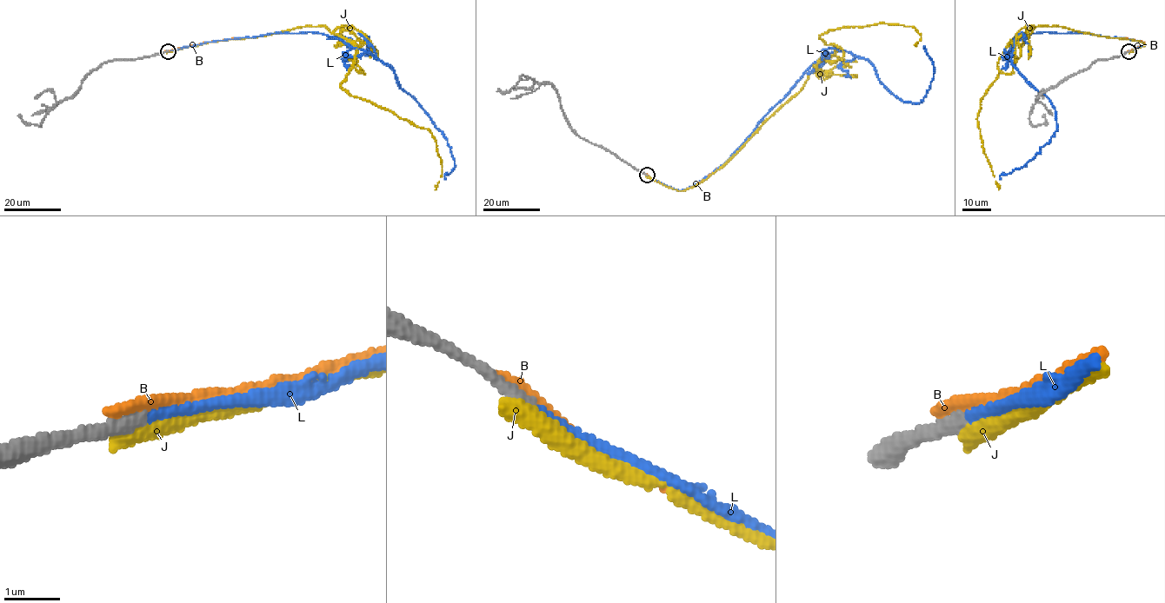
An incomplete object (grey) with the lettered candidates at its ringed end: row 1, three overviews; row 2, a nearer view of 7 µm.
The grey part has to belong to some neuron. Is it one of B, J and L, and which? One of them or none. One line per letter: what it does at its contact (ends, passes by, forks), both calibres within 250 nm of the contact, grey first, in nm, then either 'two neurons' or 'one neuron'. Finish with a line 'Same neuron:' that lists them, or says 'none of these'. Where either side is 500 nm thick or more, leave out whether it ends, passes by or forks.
B: it ends; calibres 240 and 240 nm; two neurons
J: it ends; calibres 240 and 440 nm; two neurons
L: it ends; calibres 220 and 190 nm; one neuron
Same neuron: L

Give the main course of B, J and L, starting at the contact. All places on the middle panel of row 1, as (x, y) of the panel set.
B: (646, 175), (671, 188), (683, 190), (700, 182), (718, 168)
J: (646, 175), (677, 190), (719, 168), (835, 52), (822, 34), (895, 23), (921, 36), (914, 45)
L: (646, 175), (678, 190), (705, 179), (835, 51), (866, 58), (895, 96), (920, 102), (933, 79), (925, 47)

